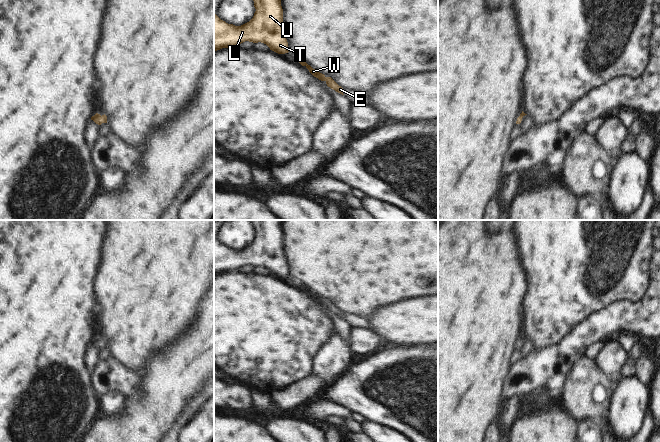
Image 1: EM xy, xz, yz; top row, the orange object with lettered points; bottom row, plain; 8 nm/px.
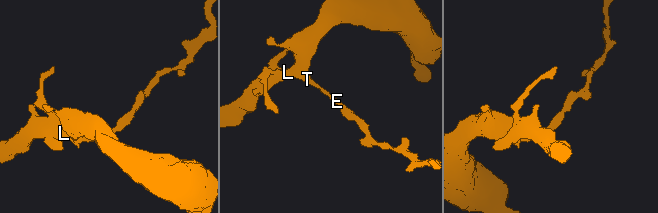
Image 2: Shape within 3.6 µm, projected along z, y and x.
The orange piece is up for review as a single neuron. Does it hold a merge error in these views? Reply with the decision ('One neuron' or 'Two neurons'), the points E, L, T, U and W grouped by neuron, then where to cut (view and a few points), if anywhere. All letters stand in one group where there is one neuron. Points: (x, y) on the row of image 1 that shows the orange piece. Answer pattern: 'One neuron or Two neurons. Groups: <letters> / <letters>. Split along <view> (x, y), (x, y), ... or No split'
One neuron. Groups: E L T U W. No split

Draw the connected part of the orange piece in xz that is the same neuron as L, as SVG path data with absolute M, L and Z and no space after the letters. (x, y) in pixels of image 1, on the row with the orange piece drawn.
M281 0L253 1L256 9L254 16L241 26L228 24L214 14L214 51L249 41L264 43L278 54L289 52L283 30Z

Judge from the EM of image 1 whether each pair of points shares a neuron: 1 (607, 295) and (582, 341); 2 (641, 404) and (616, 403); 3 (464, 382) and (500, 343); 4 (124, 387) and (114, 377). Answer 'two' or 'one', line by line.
1: two
2: one
3: one
4: one

